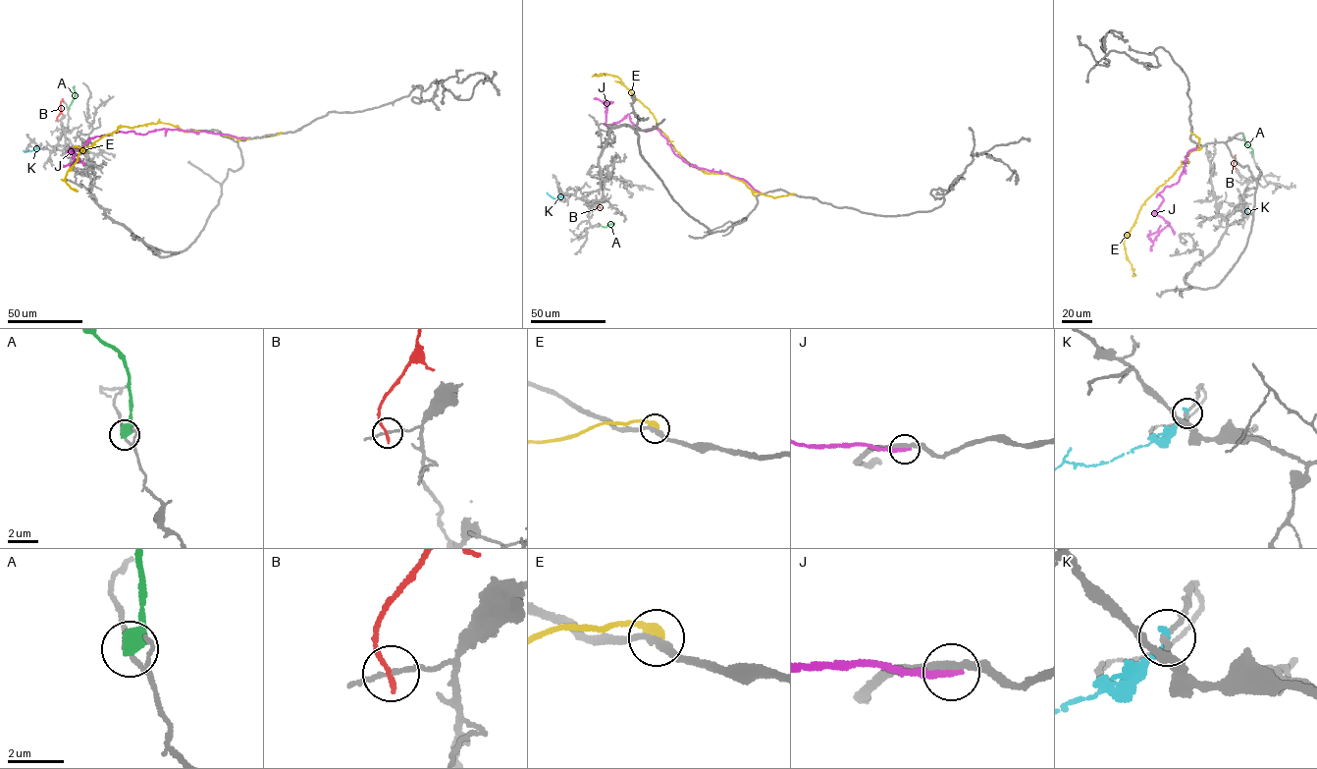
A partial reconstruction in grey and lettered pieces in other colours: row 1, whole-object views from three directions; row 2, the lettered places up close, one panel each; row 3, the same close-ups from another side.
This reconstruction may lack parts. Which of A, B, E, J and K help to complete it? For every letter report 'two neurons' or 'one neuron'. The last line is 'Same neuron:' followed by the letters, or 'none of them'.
A: two neurons
B: two neurons
E: two neurons
J: two neurons
K: two neurons
Same neuron: none of them

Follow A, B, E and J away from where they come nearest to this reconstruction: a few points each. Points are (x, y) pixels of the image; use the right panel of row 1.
A: (1252, 157), (1252, 149), (1243, 136)
B: (1239, 176), (1234, 166), (1236, 155)
E: (1191, 130), (1199, 138), (1198, 147), (1185, 156), (1188, 162), (1184, 161), (1145, 200), (1125, 238), (1133, 275)
J: (1198, 144), (1185, 156), (1178, 182), (1157, 193), (1164, 199), (1152, 213), (1169, 224), (1156, 237), (1151, 250)

